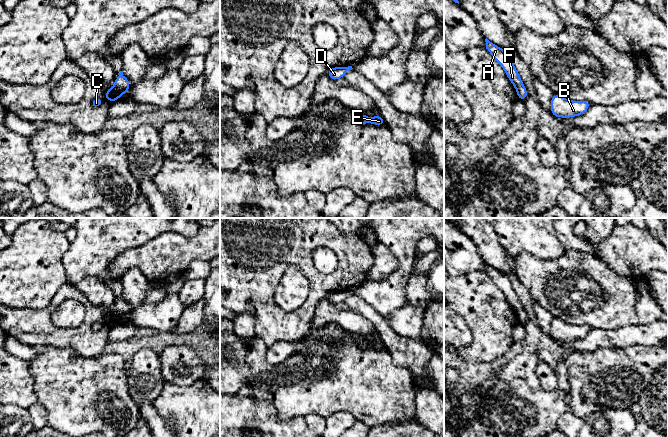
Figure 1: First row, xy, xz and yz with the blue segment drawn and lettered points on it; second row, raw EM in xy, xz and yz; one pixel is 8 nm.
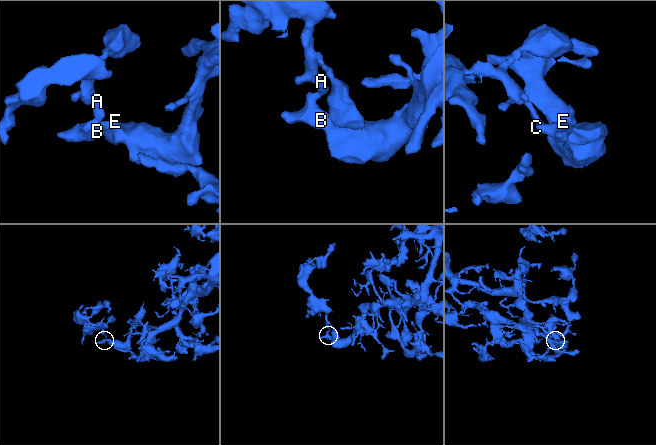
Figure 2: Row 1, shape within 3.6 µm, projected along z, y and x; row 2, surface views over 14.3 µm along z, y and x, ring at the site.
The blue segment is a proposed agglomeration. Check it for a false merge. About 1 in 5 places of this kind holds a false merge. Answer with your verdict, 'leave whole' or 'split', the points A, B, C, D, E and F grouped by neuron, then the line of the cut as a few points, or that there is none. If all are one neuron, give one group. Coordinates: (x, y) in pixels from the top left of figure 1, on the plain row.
leave whole | A B C D E F | no cut

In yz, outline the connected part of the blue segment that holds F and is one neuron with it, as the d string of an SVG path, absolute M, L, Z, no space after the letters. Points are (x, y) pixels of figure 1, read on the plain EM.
M487 262L485 263L485 266L486 273L490 276L492 281L503 291L507 301L511 305L512 309L516 312L518 323L525 325L528 316L524 310L523 305L518 300L518 295L515 292L509 278L499 270L494 269Z

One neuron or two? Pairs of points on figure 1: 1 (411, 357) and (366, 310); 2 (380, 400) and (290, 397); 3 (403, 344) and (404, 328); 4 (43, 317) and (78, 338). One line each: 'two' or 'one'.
1: one
2: one
3: two
4: one

